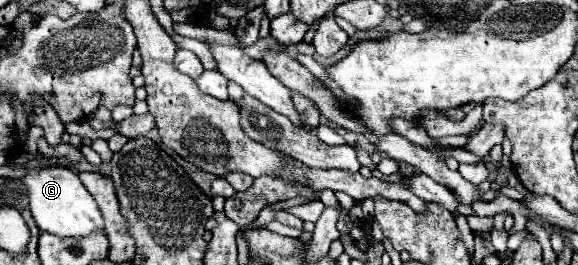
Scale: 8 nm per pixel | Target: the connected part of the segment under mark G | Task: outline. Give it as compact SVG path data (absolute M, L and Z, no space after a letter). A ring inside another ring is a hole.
M45 167L39 171L31 171L23 177L23 183L29 191L29 207L33 219L41 231L47 231L57 237L73 237L83 239L89 233L105 231L105 219L97 201L89 195L85 185L81 183L79 175L67 167Z

